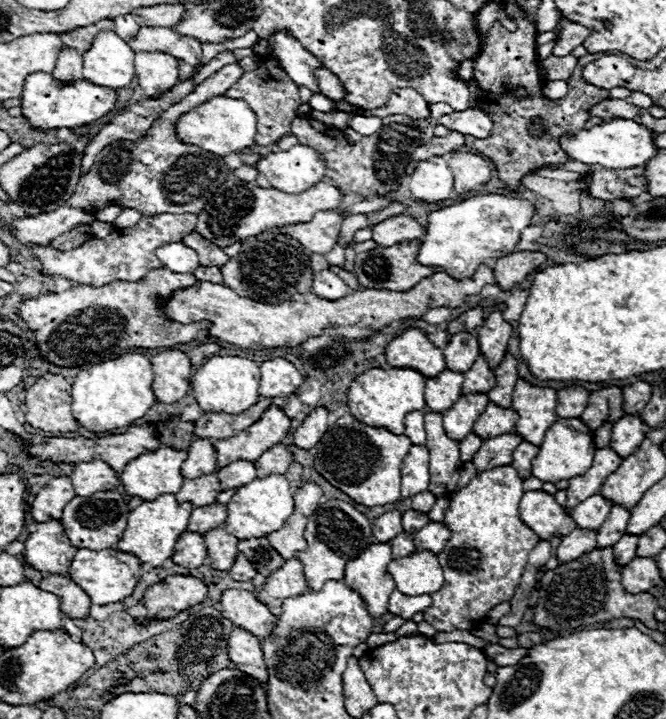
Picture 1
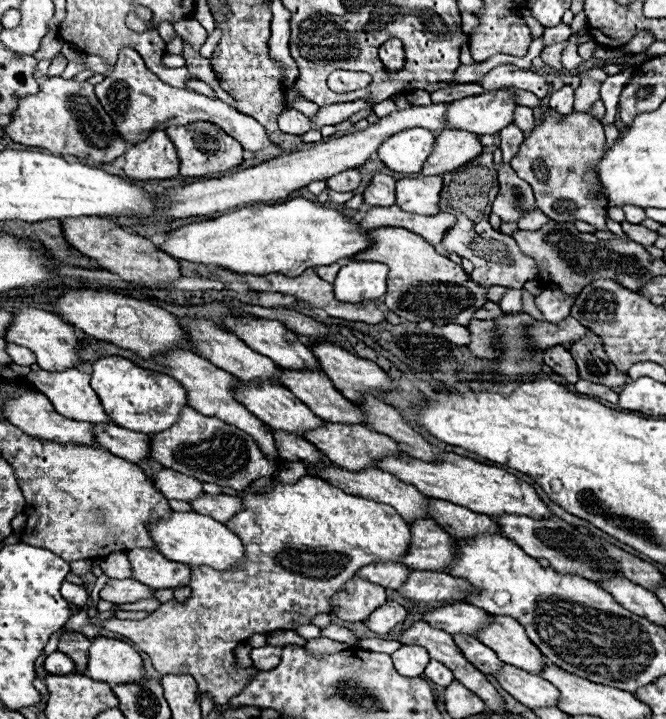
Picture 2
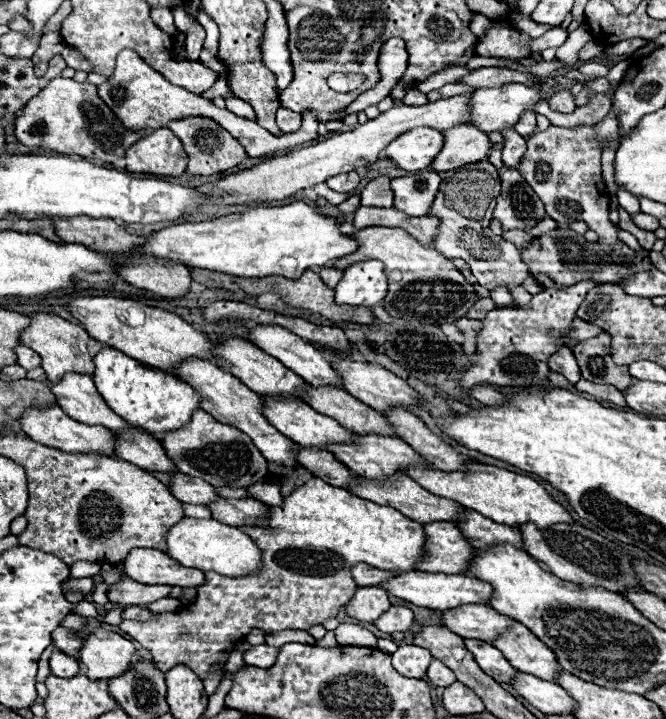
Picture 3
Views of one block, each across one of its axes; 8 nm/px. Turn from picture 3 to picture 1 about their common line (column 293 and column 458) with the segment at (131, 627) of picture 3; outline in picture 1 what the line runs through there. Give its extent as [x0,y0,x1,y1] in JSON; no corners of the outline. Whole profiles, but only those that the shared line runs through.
[424,466,542,632]

